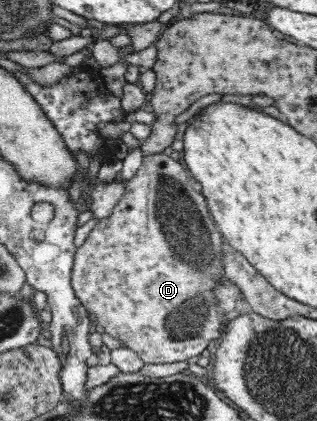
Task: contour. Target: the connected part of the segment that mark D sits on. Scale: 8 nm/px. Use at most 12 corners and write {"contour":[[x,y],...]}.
{"contour":[[163,152],[76,248],[70,285],[145,364],[219,339],[222,240]]}

